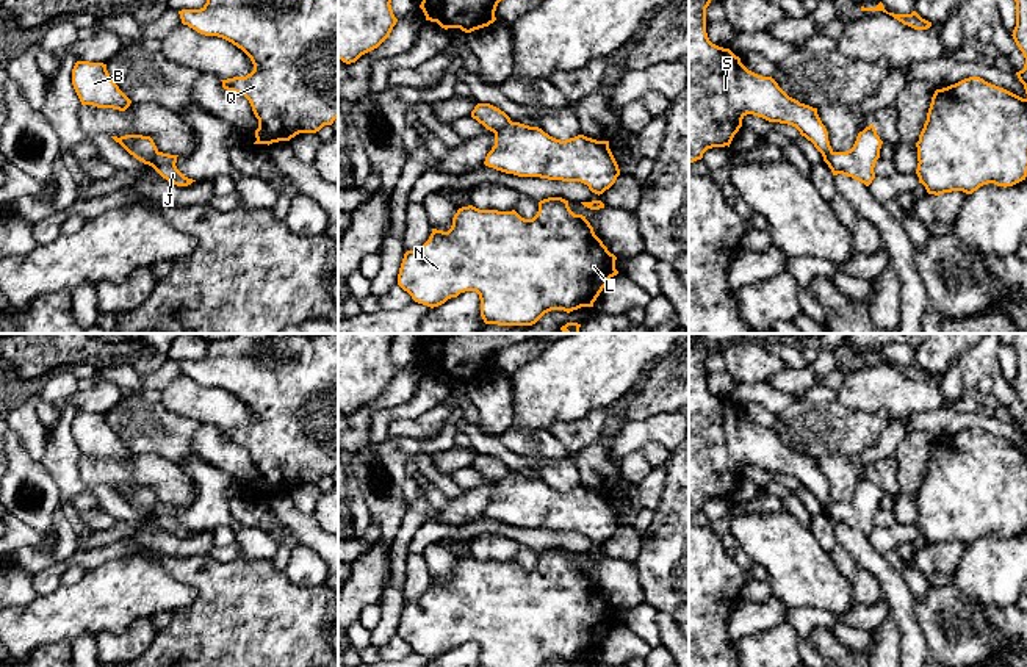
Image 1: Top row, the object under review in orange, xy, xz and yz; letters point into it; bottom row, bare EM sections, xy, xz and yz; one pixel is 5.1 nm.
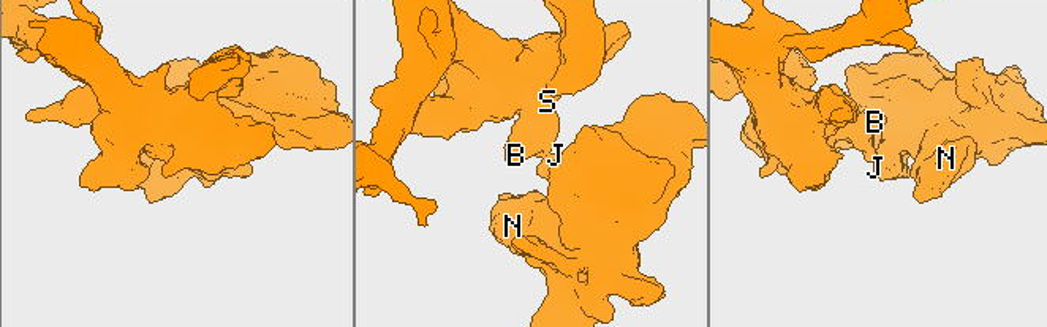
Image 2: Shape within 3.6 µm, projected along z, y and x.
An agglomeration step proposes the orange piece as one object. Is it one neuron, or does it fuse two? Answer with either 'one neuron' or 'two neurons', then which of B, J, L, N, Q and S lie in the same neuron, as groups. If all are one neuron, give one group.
two neurons | B S / J L N Q

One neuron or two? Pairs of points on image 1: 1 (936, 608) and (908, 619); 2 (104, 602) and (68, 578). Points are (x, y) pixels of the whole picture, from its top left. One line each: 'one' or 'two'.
1: two
2: two

